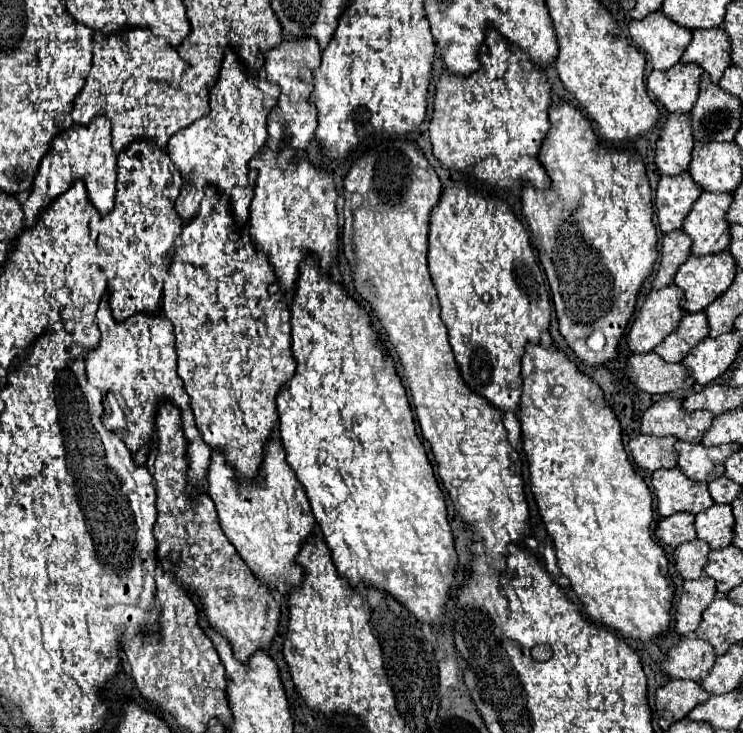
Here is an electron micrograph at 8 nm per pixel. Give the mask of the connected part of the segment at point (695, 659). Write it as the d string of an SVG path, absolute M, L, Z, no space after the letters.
M691 636L683 638L677 646L669 650L669 658L661 664L661 670L671 678L689 678L689 680L701 680L715 662L713 646L709 642Z

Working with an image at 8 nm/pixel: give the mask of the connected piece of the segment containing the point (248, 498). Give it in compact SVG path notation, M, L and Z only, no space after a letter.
M271 436L259 476L243 486L235 482L233 470L225 464L225 458L213 452L209 464L207 492L217 506L219 522L225 536L233 542L241 558L261 578L261 582L275 588L285 586L287 590L299 588L305 572L297 564L297 554L305 540L315 536L317 522L305 496L303 484L285 462L285 452L281 448L279 436Z

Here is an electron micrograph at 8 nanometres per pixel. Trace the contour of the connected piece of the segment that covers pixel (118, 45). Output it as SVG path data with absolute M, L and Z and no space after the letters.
M125 30L125 34L109 36L93 32L93 38L93 66L71 116L79 126L89 124L95 116L107 116L113 124L113 148L117 154L141 138L151 138L161 150L167 150L167 142L175 132L209 114L207 86L163 38L149 30Z

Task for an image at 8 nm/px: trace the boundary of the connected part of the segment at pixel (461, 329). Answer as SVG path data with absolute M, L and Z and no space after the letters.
M451 184L449 188L443 190L439 204L435 206L435 210L431 212L431 224L429 224L429 274L435 282L435 290L441 302L441 320L449 330L449 342L455 354L455 362L459 364L461 376L465 380L465 384L479 396L485 396L485 400L489 400L489 404L493 404L497 410L501 412L513 412L519 414L519 398L521 398L521 356L525 354L525 346L527 344L537 344L541 340L541 332L549 330L549 318L551 318L551 304L549 304L549 296L545 290L545 280L543 274L537 266L531 242L529 242L529 234L525 232L523 224L513 216L513 212L509 210L509 206L503 200L479 194L477 190L465 186L465 184Z

